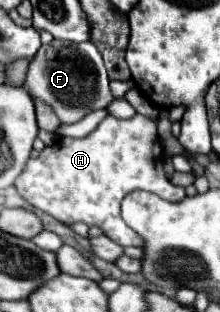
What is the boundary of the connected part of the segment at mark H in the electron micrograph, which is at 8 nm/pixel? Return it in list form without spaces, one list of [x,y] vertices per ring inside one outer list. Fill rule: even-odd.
[[[136,114],[128,120],[118,120],[114,116],[106,116],[96,130],[92,130],[84,138],[60,138],[50,148],[44,148],[38,158],[30,158],[26,164],[26,170],[16,178],[16,190],[18,194],[28,200],[32,206],[40,208],[42,212],[54,216],[56,220],[64,224],[84,222],[88,226],[98,226],[108,238],[118,242],[120,246],[138,246],[144,248],[144,238],[136,234],[120,214],[120,202],[126,194],[132,190],[148,190],[152,194],[158,194],[160,198],[168,202],[180,202],[186,198],[186,190],[182,186],[174,186],[162,168],[162,144],[158,140],[156,122]]]

